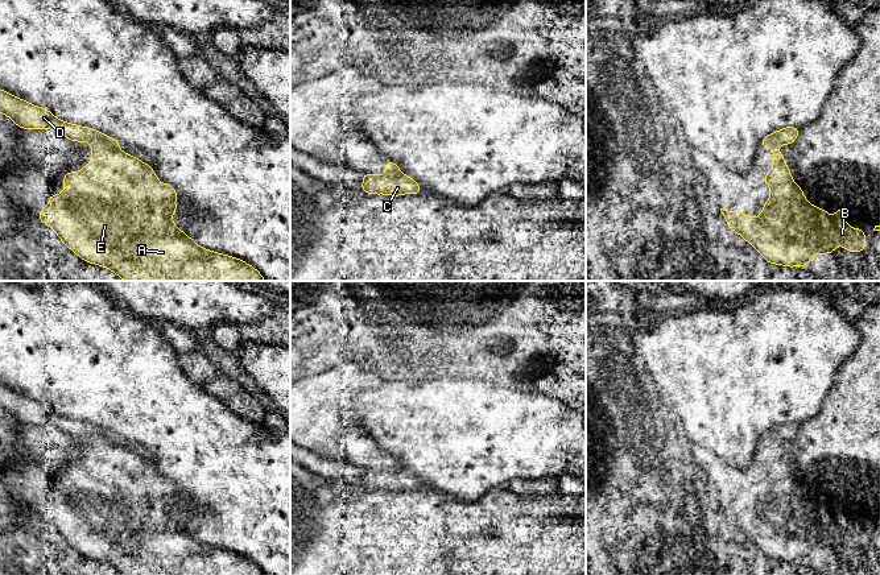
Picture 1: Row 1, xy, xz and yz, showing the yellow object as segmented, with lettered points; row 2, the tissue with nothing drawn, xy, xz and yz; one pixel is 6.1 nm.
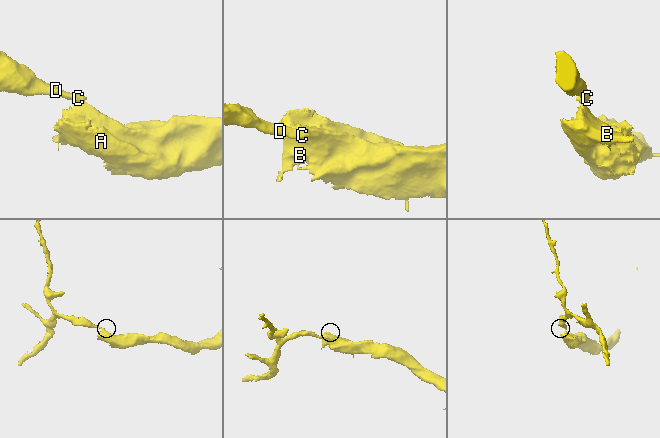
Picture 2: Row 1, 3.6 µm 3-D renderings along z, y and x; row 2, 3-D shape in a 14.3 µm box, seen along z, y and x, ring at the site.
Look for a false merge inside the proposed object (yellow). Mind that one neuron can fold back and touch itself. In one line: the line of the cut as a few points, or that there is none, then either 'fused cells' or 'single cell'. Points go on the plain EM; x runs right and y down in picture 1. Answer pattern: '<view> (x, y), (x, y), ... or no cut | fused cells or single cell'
xy (90, 435), (104, 435), (118, 445) | fused cells

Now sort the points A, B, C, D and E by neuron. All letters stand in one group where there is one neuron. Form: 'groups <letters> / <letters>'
groups A B E / C D

